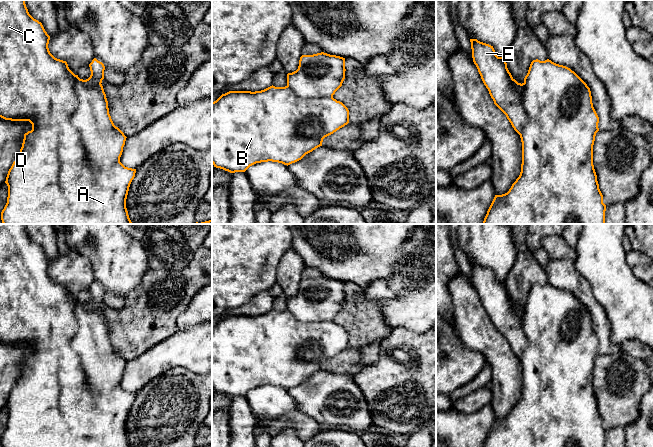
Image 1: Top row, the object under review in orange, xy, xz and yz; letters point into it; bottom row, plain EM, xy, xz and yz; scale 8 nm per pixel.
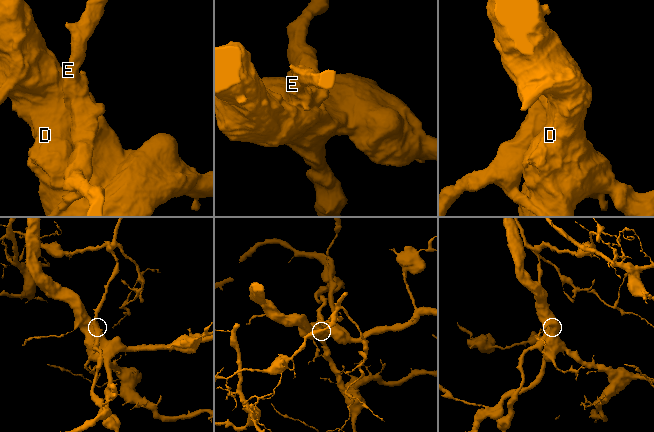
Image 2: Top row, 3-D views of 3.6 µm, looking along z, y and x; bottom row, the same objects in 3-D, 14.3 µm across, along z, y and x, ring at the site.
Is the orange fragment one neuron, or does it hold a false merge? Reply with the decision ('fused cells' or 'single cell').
fused cells

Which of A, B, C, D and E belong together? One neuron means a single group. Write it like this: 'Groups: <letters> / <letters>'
Groups: A B C D / E

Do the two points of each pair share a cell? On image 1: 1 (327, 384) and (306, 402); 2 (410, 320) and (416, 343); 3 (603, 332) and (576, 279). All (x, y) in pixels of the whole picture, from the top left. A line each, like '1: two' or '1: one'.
1: one
2: two
3: one

